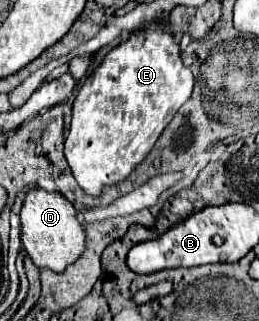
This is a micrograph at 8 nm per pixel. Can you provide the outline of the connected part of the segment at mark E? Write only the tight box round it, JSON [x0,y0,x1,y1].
[64,16,194,196]

